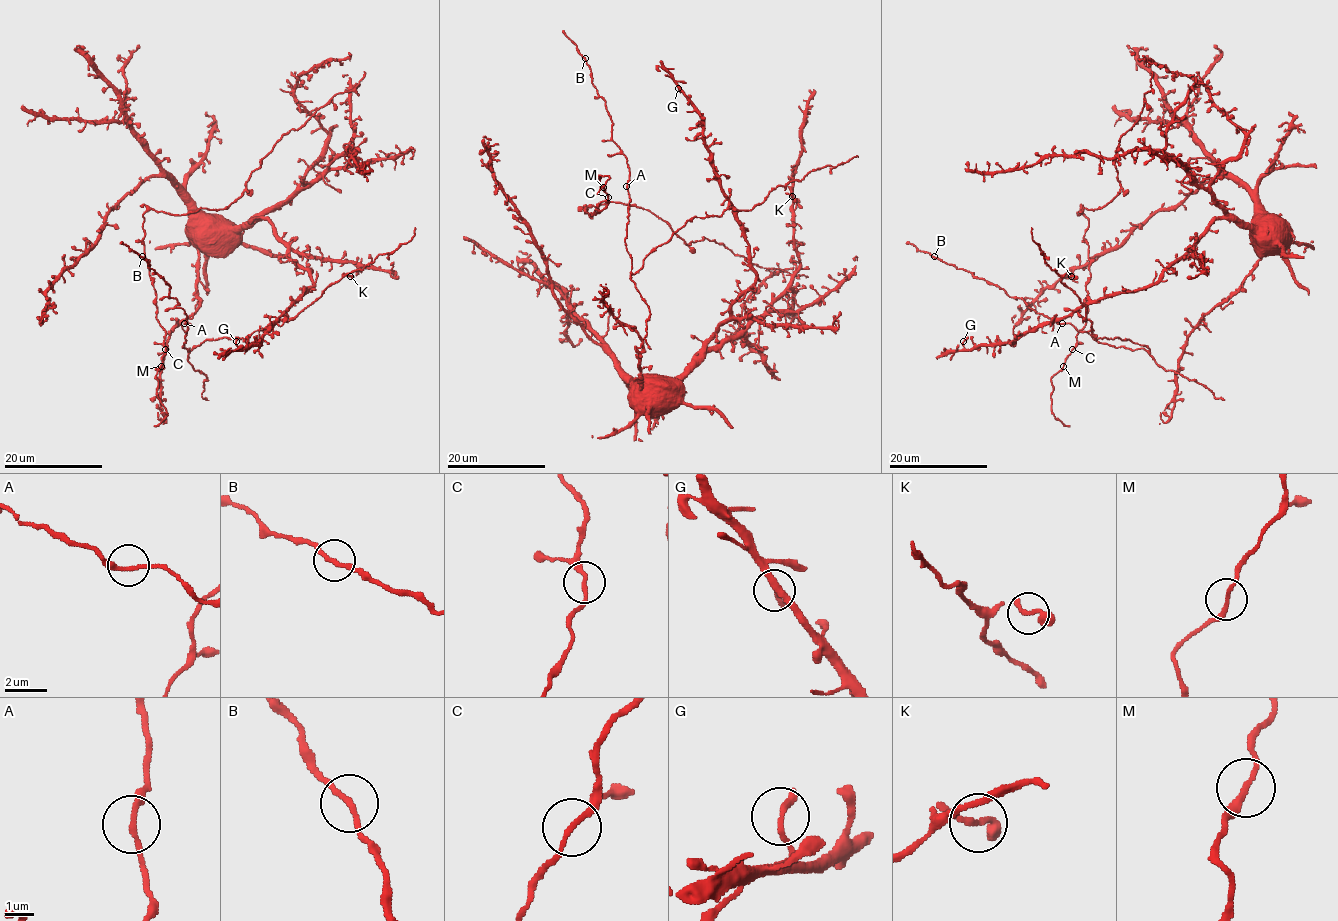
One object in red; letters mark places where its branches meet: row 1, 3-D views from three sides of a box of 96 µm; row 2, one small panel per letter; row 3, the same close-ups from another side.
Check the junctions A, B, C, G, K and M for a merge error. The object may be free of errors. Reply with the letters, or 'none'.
none

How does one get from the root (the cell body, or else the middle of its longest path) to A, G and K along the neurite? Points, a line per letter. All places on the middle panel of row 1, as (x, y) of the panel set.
A: (647, 377), (677, 378), (755, 275), (730, 201), (720, 216), (690, 218), (633, 273), (626, 186)
G: (647, 377), (677, 378), (755, 281), (743, 225), (703, 141), (700, 113), (678, 88)
K: (647, 377), (677, 378), (755, 281), (743, 225), (728, 202), (730, 208), (752, 209), (778, 186), (792, 196)

